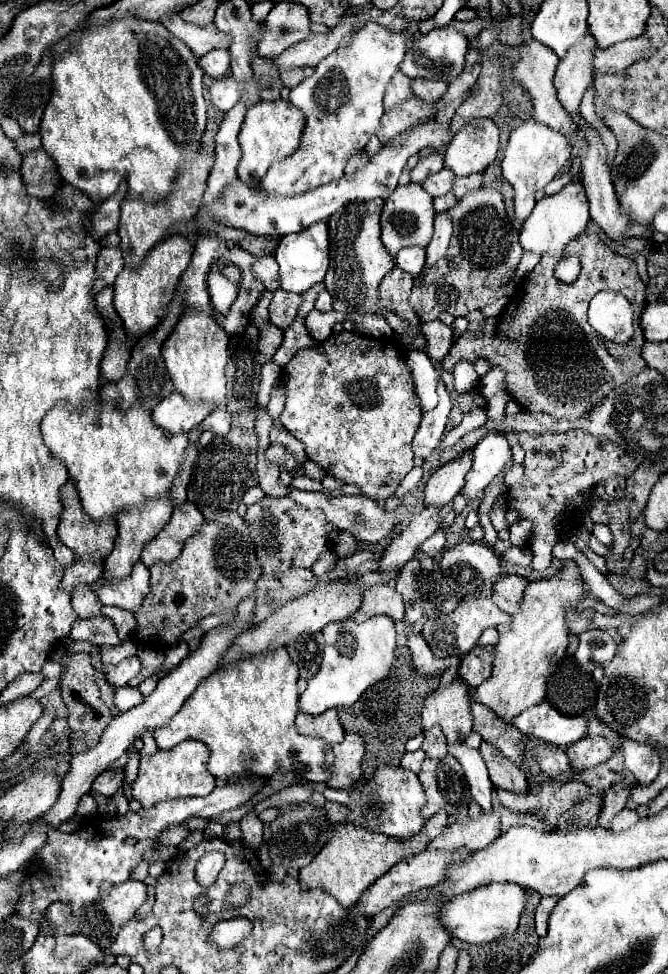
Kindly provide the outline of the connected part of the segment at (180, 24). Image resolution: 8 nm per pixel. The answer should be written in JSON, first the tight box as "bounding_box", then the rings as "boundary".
{"bounding_box":[160,14,232,58],"boundary":[[[180,14],[162,16],[160,22],[166,26],[166,30],[172,36],[182,40],[196,58],[202,58],[210,50],[216,50],[216,48],[230,48],[230,44],[232,44],[232,36],[228,36],[226,32],[220,32],[214,24],[210,24],[210,26],[188,24],[180,18]]]}

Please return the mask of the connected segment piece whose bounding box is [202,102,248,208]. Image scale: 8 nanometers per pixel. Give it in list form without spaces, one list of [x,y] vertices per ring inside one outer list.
[[[240,102],[236,108],[232,108],[232,112],[226,112],[224,116],[224,122],[216,134],[216,164],[208,178],[208,188],[204,192],[202,208],[212,204],[212,200],[216,200],[222,188],[228,186],[232,180],[236,180],[236,168],[242,156],[238,134],[240,134],[240,126],[244,122],[246,110],[248,110],[246,104]]]

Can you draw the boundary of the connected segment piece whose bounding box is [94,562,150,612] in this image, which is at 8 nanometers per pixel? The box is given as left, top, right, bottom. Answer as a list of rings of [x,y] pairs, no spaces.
[[[142,562],[134,564],[134,570],[124,580],[106,580],[94,584],[94,592],[104,606],[118,606],[130,612],[136,612],[142,606],[142,600],[148,594],[150,572]]]

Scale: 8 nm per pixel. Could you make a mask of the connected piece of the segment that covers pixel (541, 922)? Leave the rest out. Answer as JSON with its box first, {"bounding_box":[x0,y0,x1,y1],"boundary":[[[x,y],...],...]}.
{"bounding_box":[536,896,558,936],"boundary":[[[554,896],[554,898],[542,898],[540,900],[540,906],[538,906],[538,910],[536,910],[536,934],[538,936],[546,936],[548,934],[548,918],[550,918],[550,914],[552,914],[552,910],[554,910],[554,906],[558,904],[558,896]]]}

